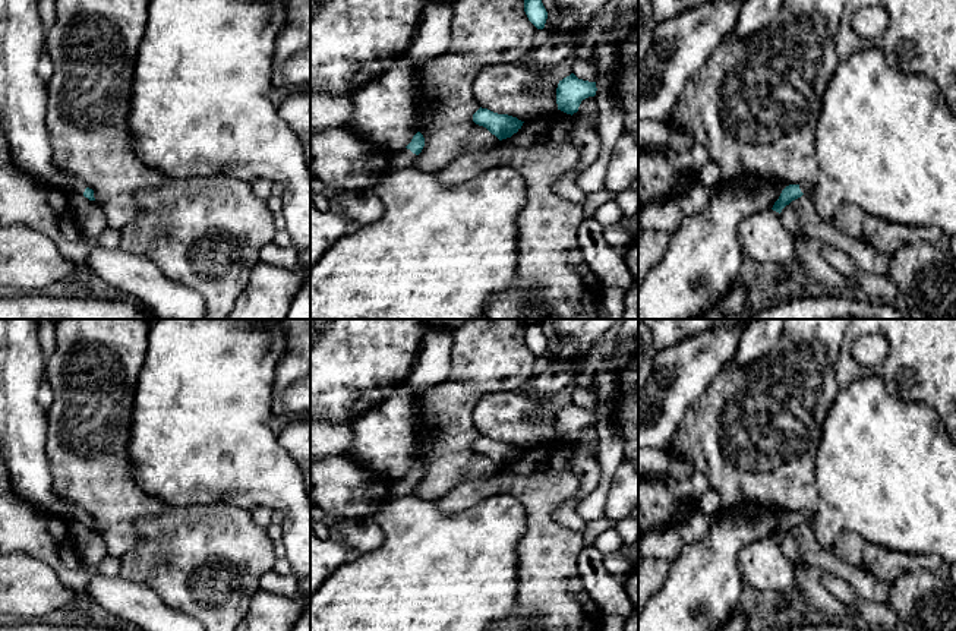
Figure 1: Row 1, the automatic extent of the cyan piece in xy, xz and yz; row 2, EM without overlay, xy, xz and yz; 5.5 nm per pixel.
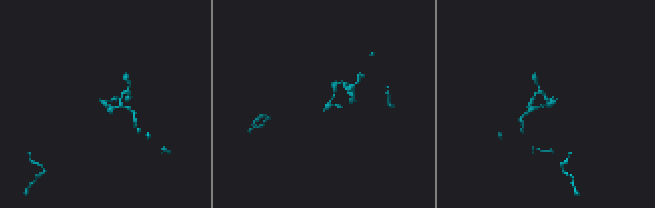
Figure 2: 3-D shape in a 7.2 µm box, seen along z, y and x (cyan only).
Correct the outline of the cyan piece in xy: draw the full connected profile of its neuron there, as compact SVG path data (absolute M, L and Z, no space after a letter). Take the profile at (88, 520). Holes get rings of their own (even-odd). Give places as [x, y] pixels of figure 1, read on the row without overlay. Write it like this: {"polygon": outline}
{"polygon": "M72 505L69 511L70 521L79 521L88 526L89 529L95 529L94 518L89 517L82 508Z"}

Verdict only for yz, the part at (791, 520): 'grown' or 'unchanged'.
grown

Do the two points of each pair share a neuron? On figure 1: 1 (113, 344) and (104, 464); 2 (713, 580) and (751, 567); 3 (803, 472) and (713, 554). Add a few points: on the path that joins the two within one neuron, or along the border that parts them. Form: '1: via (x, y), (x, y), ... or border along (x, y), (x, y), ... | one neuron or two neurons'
1: via (104, 374), (104, 435) | one neuron
2: border along (756, 540), (738, 554), (738, 571), (745, 581) | two neurons
3: border along (728, 508), (766, 507), (786, 513) | two neurons

